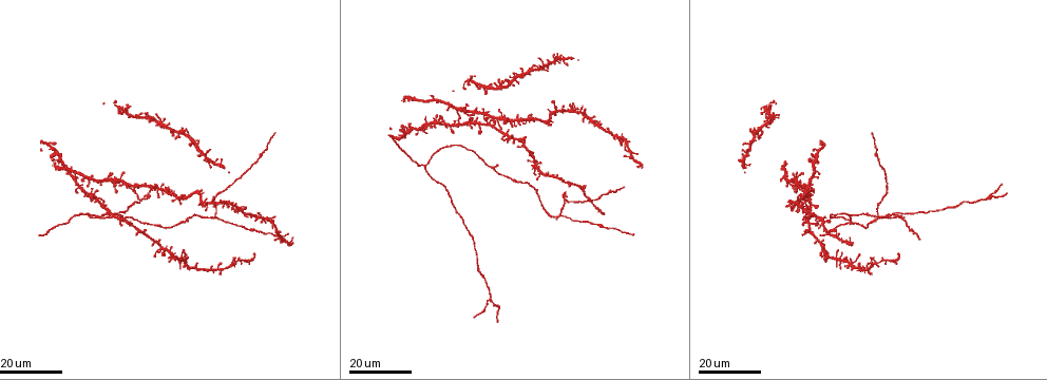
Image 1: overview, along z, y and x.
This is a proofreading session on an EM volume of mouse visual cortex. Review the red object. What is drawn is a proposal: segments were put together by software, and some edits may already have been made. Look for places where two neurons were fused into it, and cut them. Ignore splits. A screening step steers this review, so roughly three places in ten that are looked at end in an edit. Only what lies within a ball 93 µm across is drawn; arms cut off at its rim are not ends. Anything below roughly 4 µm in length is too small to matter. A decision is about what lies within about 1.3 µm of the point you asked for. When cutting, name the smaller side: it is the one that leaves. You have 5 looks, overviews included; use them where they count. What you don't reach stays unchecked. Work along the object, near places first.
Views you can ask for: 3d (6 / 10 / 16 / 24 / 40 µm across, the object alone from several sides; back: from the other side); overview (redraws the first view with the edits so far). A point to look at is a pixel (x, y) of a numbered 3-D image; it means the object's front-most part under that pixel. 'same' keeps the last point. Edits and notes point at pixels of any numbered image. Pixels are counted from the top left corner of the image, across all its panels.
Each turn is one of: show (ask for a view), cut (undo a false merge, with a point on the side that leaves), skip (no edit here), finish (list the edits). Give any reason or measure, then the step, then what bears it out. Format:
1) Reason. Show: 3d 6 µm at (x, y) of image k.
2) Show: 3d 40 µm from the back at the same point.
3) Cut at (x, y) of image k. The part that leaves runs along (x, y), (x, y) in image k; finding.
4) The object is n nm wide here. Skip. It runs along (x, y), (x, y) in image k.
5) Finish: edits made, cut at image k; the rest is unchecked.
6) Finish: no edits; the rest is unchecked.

A fork. Show: 3d 16 µm at (899, 216) of image 1.

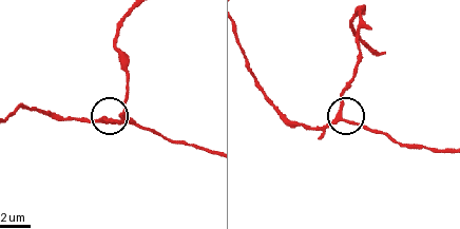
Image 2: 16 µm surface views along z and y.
Show: 3d 10 µm at (339, 117) of image 2.

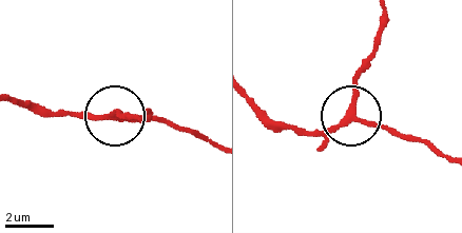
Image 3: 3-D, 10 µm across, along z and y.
Skip. It runs along (15, 97), (45, 111), (81, 117), (165, 117) in image 3; all the same neuron.

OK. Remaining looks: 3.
Thick turns thin. Show: 3d 16 µm at (600, 225) of image 1.

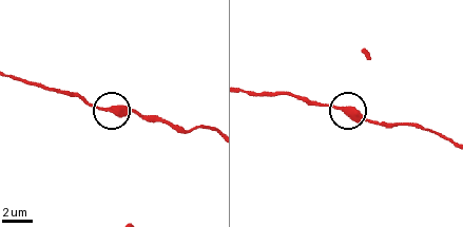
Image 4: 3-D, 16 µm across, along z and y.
Show: 3d 6 µm at (107, 110) of image 4.

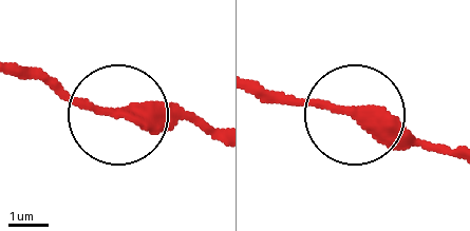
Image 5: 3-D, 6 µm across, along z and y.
Skip. Continuous, no second neuron.

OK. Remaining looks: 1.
Finish: no edits; the rest is unchecked.

